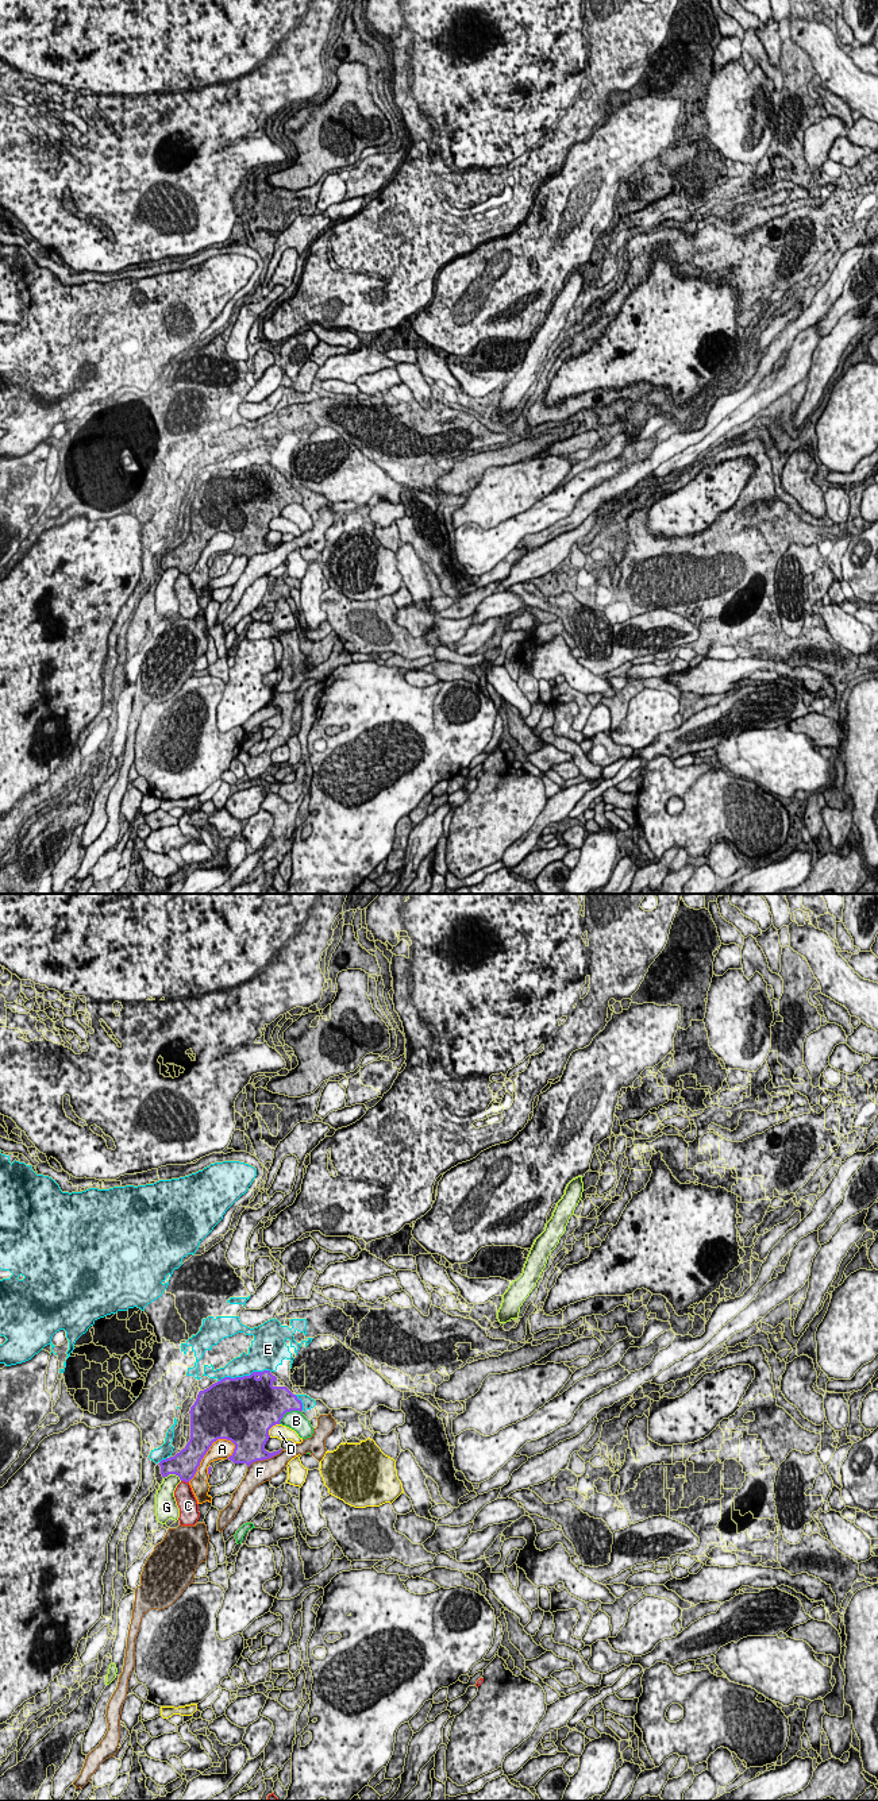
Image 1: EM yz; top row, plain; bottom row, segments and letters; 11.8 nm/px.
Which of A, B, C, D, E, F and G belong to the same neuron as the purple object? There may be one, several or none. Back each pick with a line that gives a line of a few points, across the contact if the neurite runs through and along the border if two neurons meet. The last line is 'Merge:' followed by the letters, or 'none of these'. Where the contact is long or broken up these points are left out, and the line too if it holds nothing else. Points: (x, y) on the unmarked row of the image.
Merge: none of these

